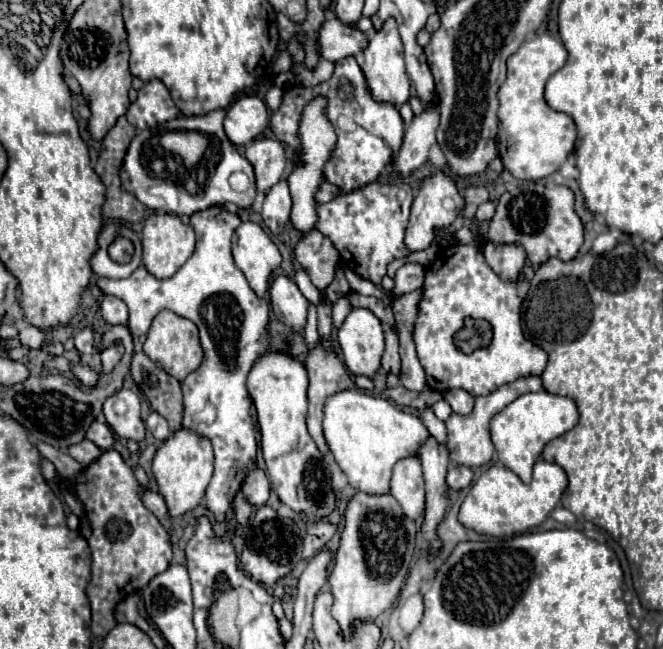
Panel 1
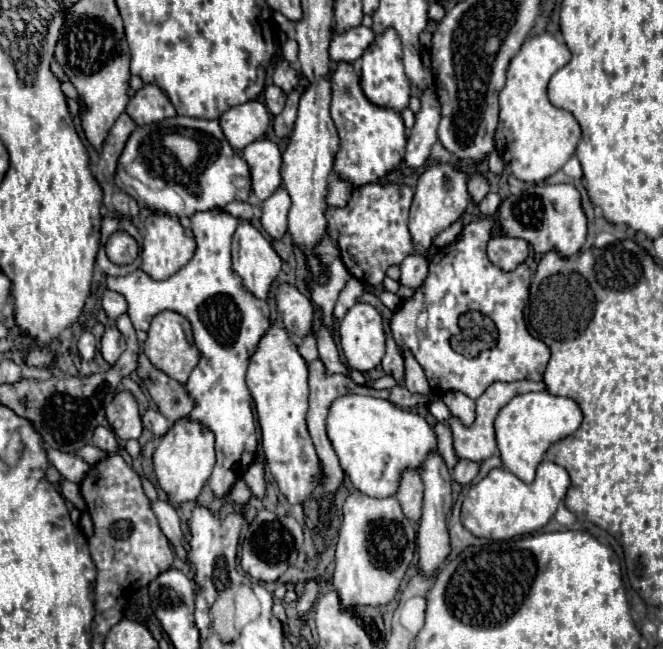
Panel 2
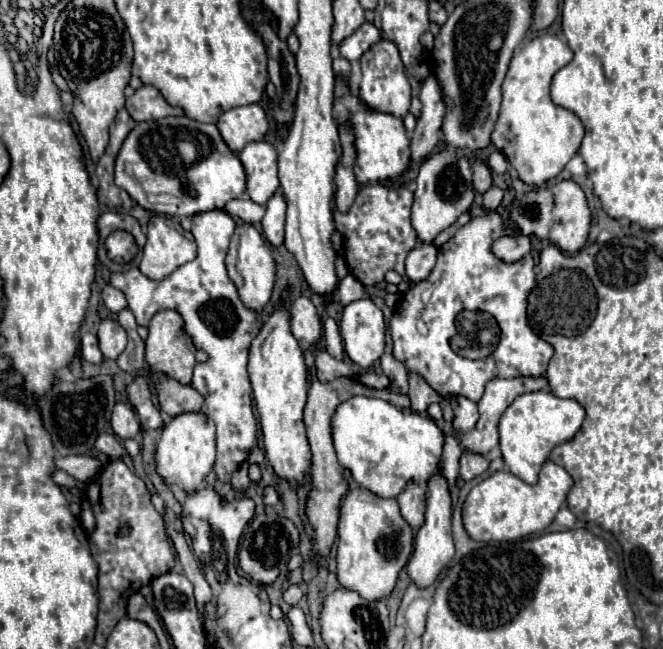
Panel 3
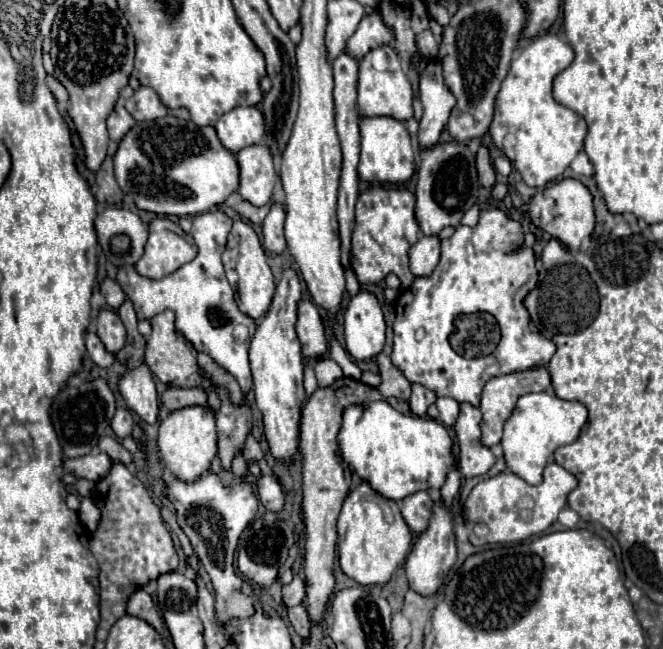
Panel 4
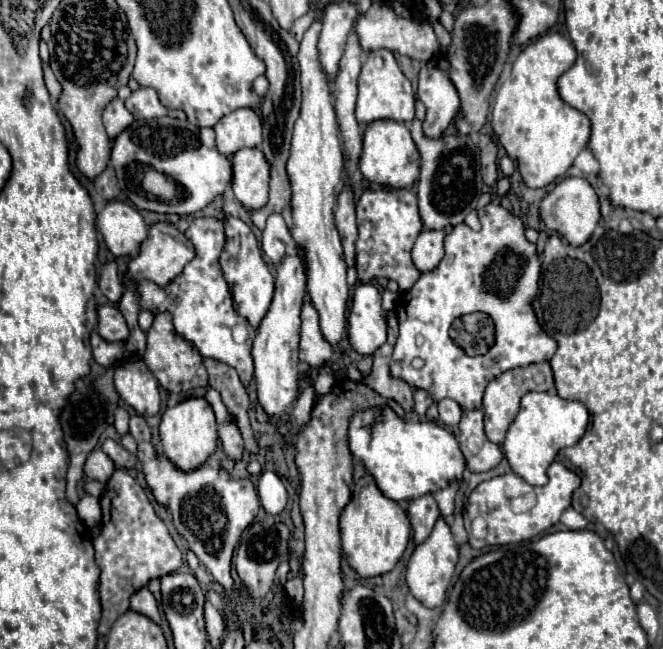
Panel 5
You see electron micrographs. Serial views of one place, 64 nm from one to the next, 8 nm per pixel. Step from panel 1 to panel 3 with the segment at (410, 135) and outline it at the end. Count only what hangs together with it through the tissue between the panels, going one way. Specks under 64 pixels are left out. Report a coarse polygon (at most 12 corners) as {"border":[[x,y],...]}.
{"border":[[436,74],[424,80],[410,160],[426,160],[440,140],[446,106]]}

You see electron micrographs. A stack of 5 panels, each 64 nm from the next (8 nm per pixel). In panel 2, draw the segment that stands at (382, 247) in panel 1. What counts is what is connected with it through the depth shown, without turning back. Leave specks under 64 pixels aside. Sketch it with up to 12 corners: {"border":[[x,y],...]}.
{"border":[[366,184],[326,208],[348,272],[380,286],[416,252],[406,184]]}

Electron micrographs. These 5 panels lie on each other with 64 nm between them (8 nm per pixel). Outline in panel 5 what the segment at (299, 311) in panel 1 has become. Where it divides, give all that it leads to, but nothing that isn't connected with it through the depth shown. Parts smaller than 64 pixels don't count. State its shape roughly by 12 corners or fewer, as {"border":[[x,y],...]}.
{"border":[[306,302],[300,326],[300,362],[318,368],[332,356],[318,312]]}

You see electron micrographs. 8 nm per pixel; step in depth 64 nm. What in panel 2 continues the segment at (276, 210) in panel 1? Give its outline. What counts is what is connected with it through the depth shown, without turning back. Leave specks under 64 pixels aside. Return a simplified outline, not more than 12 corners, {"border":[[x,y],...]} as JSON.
{"border":[[280,186],[262,206],[262,226],[280,240],[286,232],[290,196]]}

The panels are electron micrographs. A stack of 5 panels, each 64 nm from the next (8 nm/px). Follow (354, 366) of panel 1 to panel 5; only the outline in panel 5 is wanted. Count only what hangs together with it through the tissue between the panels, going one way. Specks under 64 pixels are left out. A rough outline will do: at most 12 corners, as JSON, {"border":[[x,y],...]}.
{"border":[[356,284],[348,340],[362,356],[386,340],[382,296]]}

